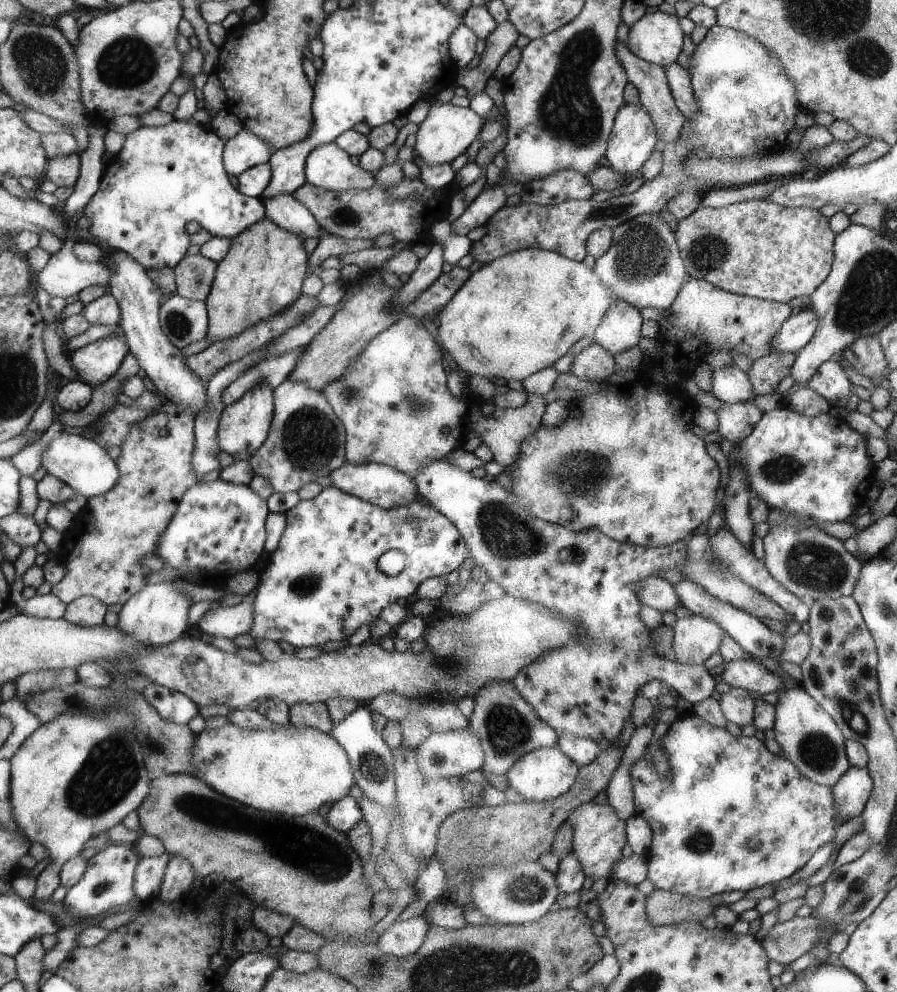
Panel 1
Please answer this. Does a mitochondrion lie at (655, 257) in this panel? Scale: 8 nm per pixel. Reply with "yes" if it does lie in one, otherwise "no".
yes

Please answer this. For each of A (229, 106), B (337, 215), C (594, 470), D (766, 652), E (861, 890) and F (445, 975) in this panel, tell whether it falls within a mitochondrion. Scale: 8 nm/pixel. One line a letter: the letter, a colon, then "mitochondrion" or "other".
A: other
B: mitochondrion
C: mitochondrion
D: other
E: mitochondrion
F: mitochondrion

